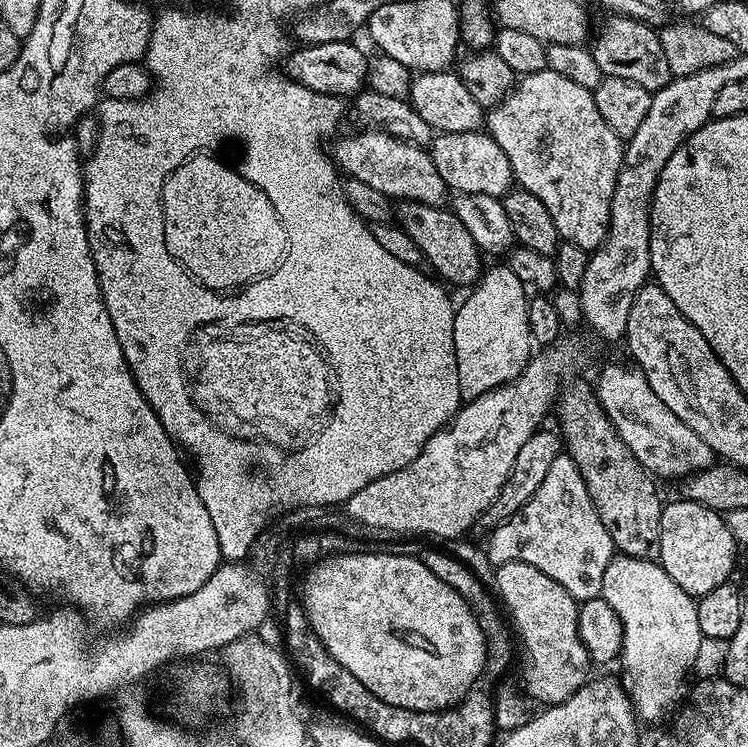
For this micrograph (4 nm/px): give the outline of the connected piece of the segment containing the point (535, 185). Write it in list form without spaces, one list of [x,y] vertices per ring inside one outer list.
[[[551,70],[530,73],[525,75],[512,89],[511,93],[505,96],[499,103],[495,105],[487,113],[486,116],[487,131],[498,142],[498,146],[502,146],[502,150],[506,154],[506,158],[510,158],[510,166],[515,183],[526,189],[530,194],[534,194],[542,202],[542,206],[546,206],[554,218],[554,226],[560,231],[561,241],[568,241],[577,244],[578,247],[587,250],[595,250],[600,247],[604,237],[608,234],[608,219],[610,218],[610,208],[612,199],[614,198],[614,190],[618,182],[620,168],[624,165],[625,141],[618,134],[614,134],[614,130],[610,130],[610,126],[606,122],[606,118],[602,118],[602,114],[598,112],[596,98],[591,88],[583,88],[578,86],[578,82],[574,82],[570,78],[558,74]]]

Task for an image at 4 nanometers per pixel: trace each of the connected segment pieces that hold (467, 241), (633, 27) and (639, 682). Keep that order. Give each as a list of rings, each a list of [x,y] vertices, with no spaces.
[[[413,200],[401,203],[399,208],[399,227],[403,228],[410,238],[414,238],[414,242],[422,250],[427,263],[429,265],[432,263],[445,276],[443,279],[449,285],[452,283],[472,286],[479,281],[482,275],[480,247],[471,236],[470,230],[456,217],[455,212],[444,206],[435,208],[429,204],[419,204]]]
[[[612,14],[607,18],[609,20],[605,22],[596,45],[591,45],[590,48],[601,73],[614,78],[630,78],[630,82],[638,82],[638,86],[651,93],[667,86],[674,77],[670,62],[666,62],[666,53],[662,50],[659,31],[643,20],[635,20],[629,16]]]
[[[613,555],[606,574],[602,574],[600,596],[607,604],[614,606],[624,627],[624,641],[618,657],[618,664],[624,667],[622,683],[637,717],[644,720],[660,720],[663,716],[671,717],[685,703],[686,693],[690,688],[690,679],[694,672],[694,658],[698,658],[698,646],[701,642],[698,626],[696,600],[655,559],[643,560],[637,556]]]

